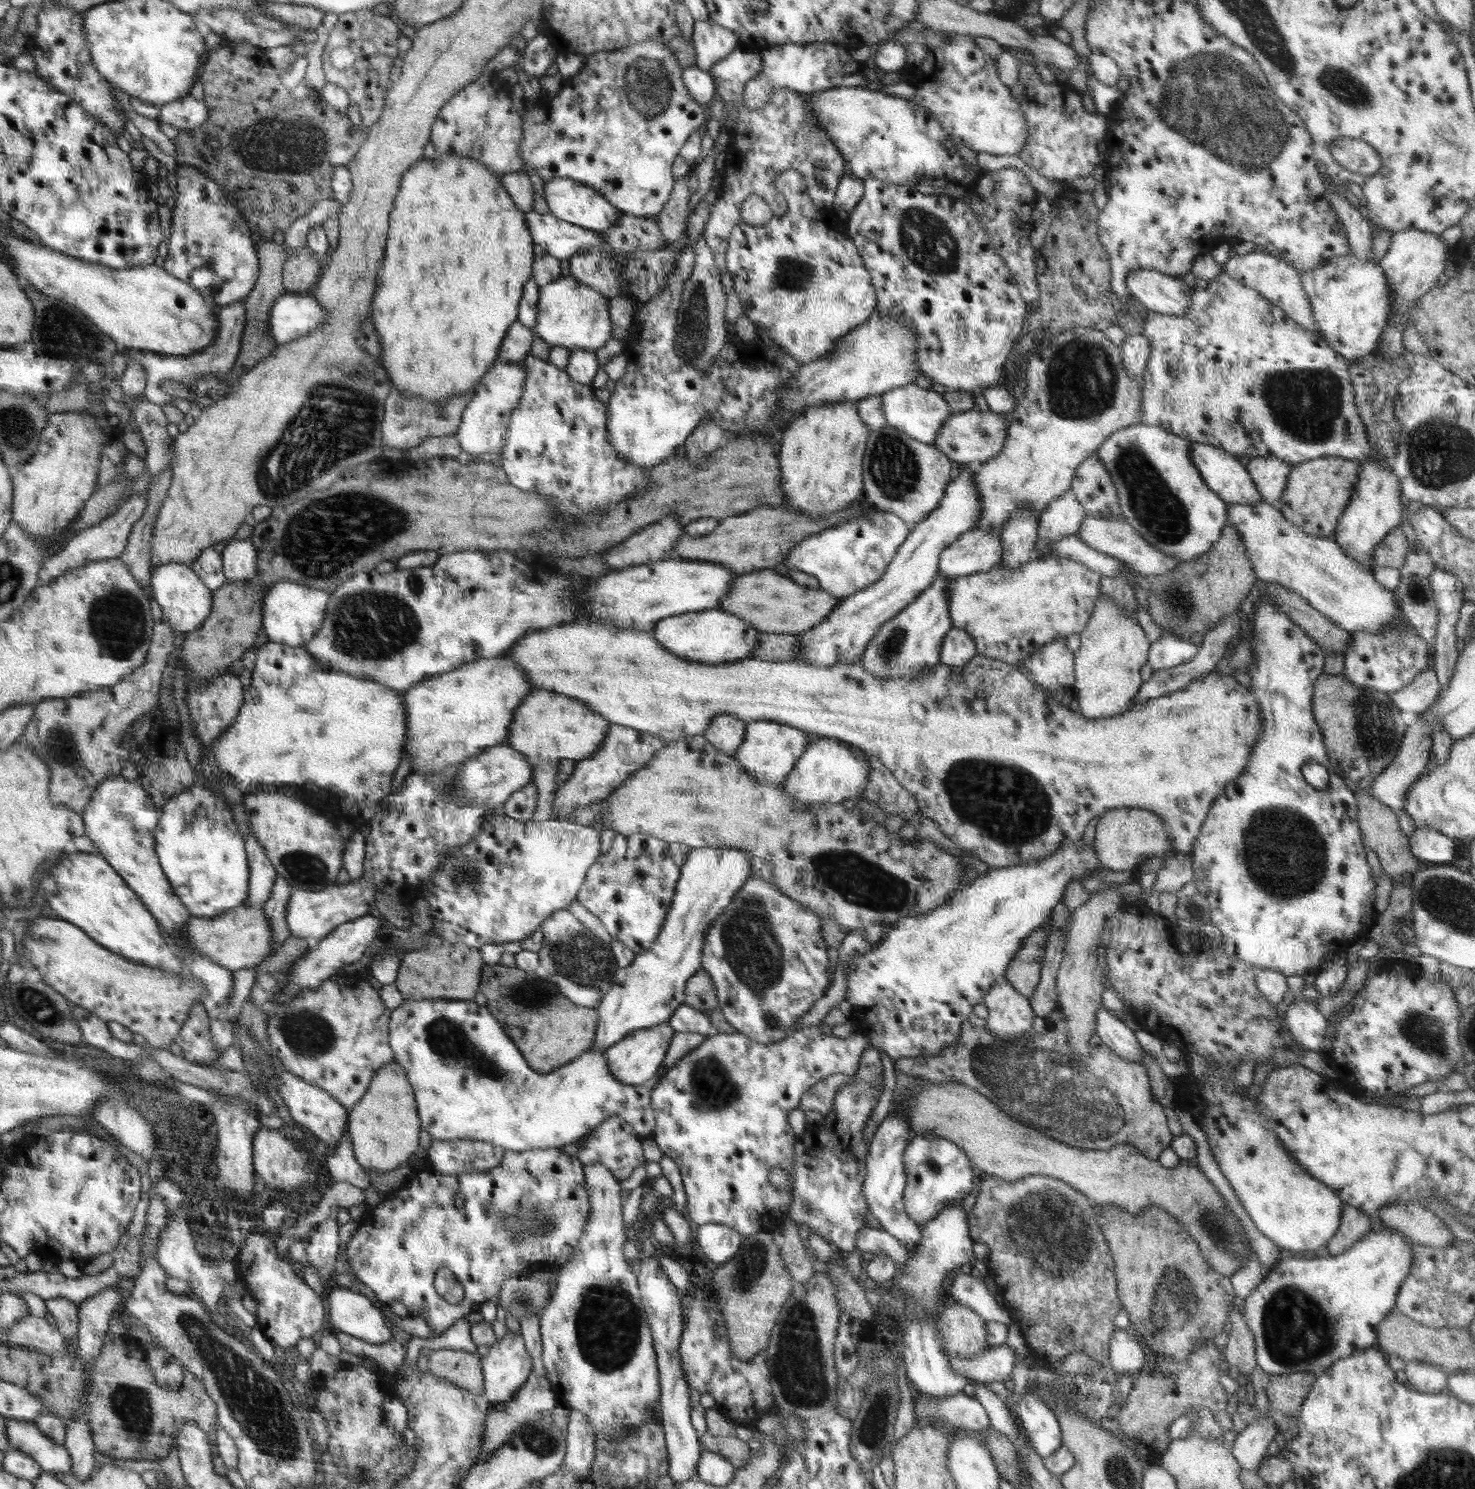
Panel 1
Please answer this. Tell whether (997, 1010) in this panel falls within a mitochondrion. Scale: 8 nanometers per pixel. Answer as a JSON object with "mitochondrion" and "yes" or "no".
{"mitochondrion":"no"}

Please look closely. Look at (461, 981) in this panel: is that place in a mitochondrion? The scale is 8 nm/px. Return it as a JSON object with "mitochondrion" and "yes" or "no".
{"mitochondrion":"no"}

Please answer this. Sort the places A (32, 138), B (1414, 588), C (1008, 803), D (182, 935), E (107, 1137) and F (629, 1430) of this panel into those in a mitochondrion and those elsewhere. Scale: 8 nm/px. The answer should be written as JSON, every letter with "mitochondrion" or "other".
{"A":"other","B":"mitochondrion","C":"mitochondrion","D":"other","E":"other","F":"other"}

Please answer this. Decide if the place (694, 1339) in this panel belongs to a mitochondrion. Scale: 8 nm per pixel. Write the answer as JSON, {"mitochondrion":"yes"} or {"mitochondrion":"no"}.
{"mitochondrion":"no"}

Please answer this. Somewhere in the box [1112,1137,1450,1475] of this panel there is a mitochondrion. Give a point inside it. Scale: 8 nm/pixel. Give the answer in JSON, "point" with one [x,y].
{"point":[1297,1328]}

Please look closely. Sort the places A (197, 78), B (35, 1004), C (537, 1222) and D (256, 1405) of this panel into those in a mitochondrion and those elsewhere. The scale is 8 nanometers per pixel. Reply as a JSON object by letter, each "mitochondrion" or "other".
{"A":"other","B":"mitochondrion","C":"mitochondrion","D":"mitochondrion"}

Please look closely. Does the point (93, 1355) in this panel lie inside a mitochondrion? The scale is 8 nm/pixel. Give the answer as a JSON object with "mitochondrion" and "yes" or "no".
{"mitochondrion":"no"}

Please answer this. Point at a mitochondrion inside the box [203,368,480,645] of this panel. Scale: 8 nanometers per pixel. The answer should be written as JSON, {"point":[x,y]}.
{"point":[337,423]}

